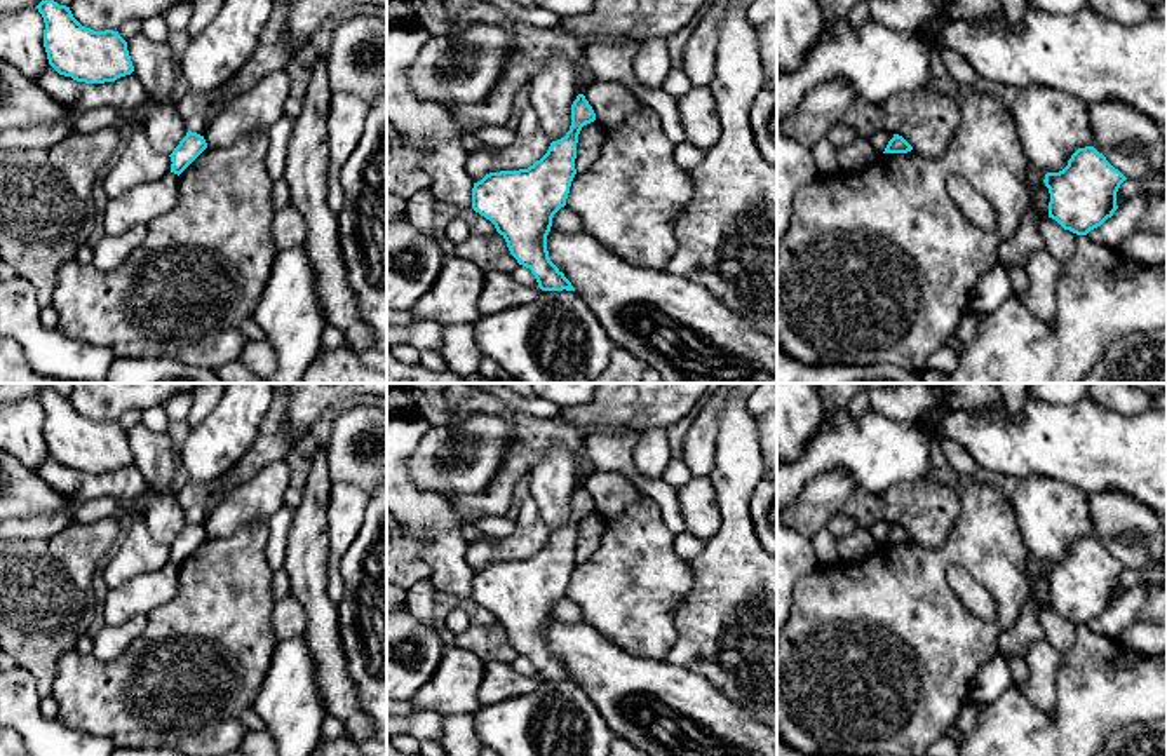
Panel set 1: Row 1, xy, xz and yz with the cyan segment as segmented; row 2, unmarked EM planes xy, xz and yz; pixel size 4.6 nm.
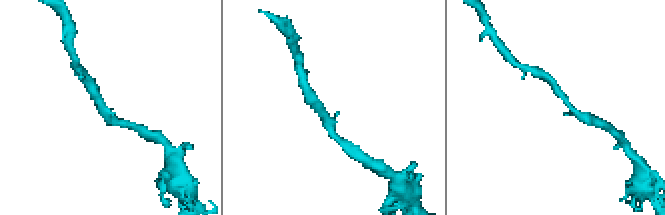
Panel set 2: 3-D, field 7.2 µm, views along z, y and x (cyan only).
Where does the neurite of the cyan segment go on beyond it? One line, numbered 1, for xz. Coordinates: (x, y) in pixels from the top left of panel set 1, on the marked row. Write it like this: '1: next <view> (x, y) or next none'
1: next none

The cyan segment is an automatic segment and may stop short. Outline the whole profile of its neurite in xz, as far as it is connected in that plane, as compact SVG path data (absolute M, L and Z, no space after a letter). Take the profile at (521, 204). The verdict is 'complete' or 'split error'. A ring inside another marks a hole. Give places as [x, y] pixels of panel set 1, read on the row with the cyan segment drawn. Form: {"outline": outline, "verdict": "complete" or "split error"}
{"outline": "M584 94L571 105L571 125L528 169L489 172L472 188L472 209L489 219L519 265L531 270L542 291L575 291L550 261L547 235L554 214L566 206L577 174L577 143L596 113Z", "verdict": "complete"}

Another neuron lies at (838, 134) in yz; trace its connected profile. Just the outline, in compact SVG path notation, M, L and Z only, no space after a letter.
M841 122L834 124L829 132L827 139L834 148L841 148L845 145L850 145L857 141L860 136L848 125L843 125Z

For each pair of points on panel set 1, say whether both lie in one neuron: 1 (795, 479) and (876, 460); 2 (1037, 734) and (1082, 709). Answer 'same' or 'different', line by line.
1: same
2: same

